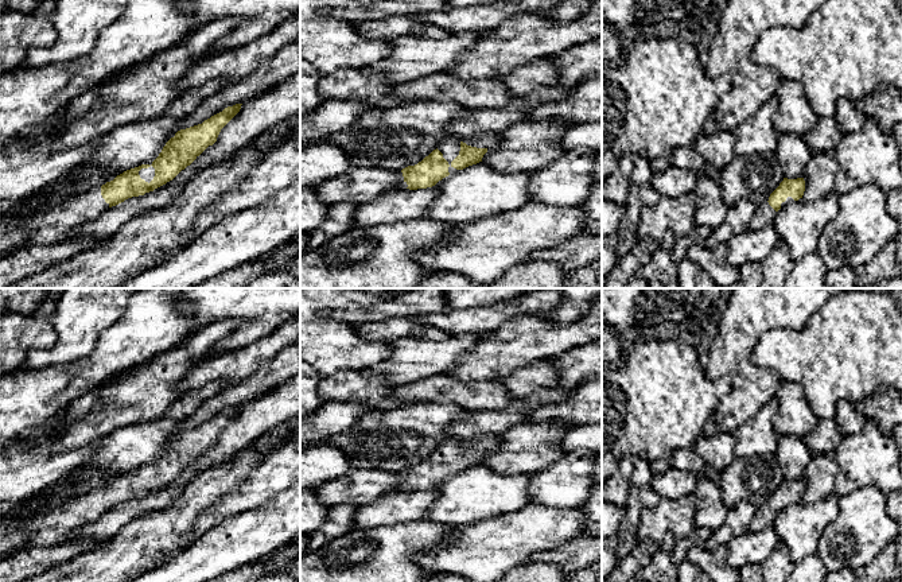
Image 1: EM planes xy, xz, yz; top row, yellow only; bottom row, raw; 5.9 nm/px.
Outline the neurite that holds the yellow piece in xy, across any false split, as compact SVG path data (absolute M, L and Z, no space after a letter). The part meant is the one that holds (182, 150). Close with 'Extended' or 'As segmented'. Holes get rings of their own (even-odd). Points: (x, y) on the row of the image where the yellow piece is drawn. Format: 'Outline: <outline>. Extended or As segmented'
Outline: M241 105L228 106L202 124L178 131L153 162L127 170L113 181L92 187L57 209L36 214L31 220L8 213L0 218L0 260L27 245L63 241L73 228L94 220L108 207L172 181L217 141L221 129L240 112Z. Extended

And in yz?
Outline: M784 178L779 186L770 194L769 201L755 206L755 214L750 222L750 229L758 230L767 224L773 224L777 212L793 201L802 199L804 191L804 178Z. Extended

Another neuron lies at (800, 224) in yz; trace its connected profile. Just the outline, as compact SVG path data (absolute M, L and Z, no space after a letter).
M833 193L813 202L798 199L777 212L773 225L793 261L817 252L819 237L839 212L837 197Z

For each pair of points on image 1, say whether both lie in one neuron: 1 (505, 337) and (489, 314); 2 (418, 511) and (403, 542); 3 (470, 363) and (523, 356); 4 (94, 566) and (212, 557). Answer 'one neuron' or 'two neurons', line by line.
1: two neurons
2: two neurons
3: one neuron
4: two neurons

